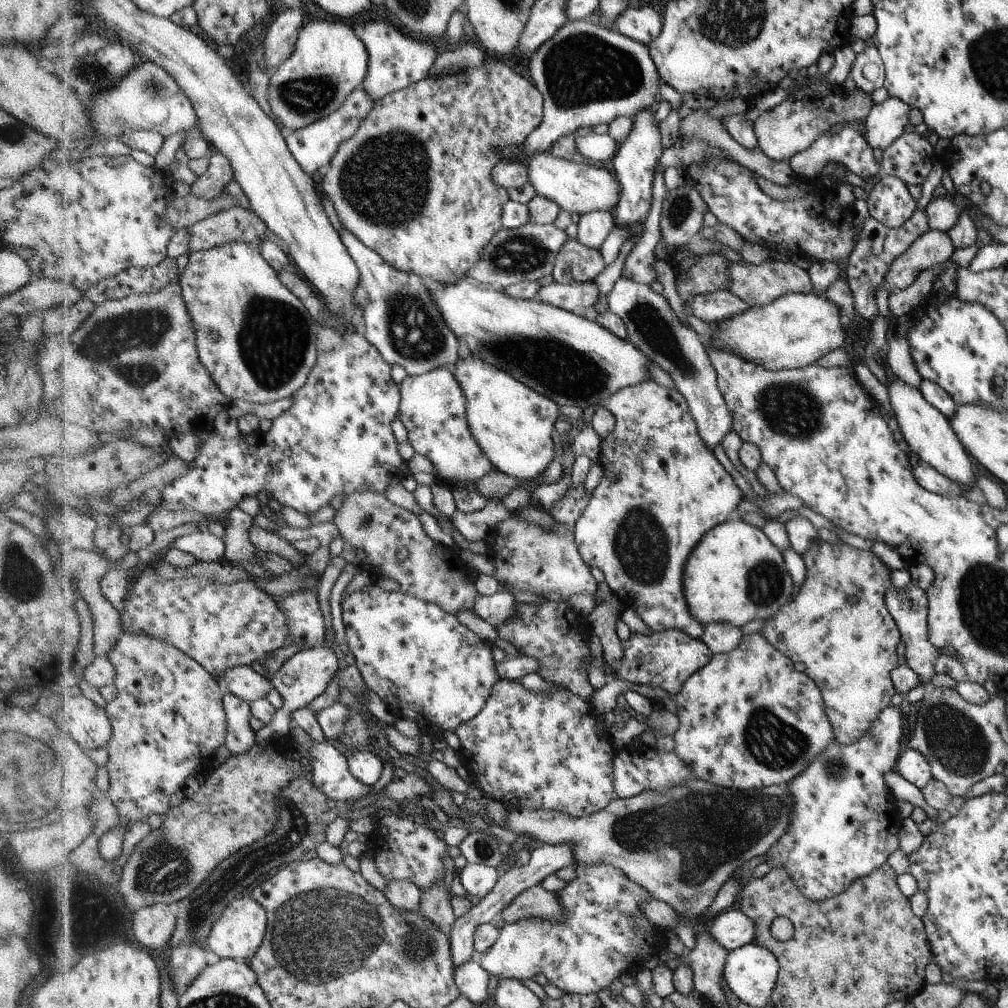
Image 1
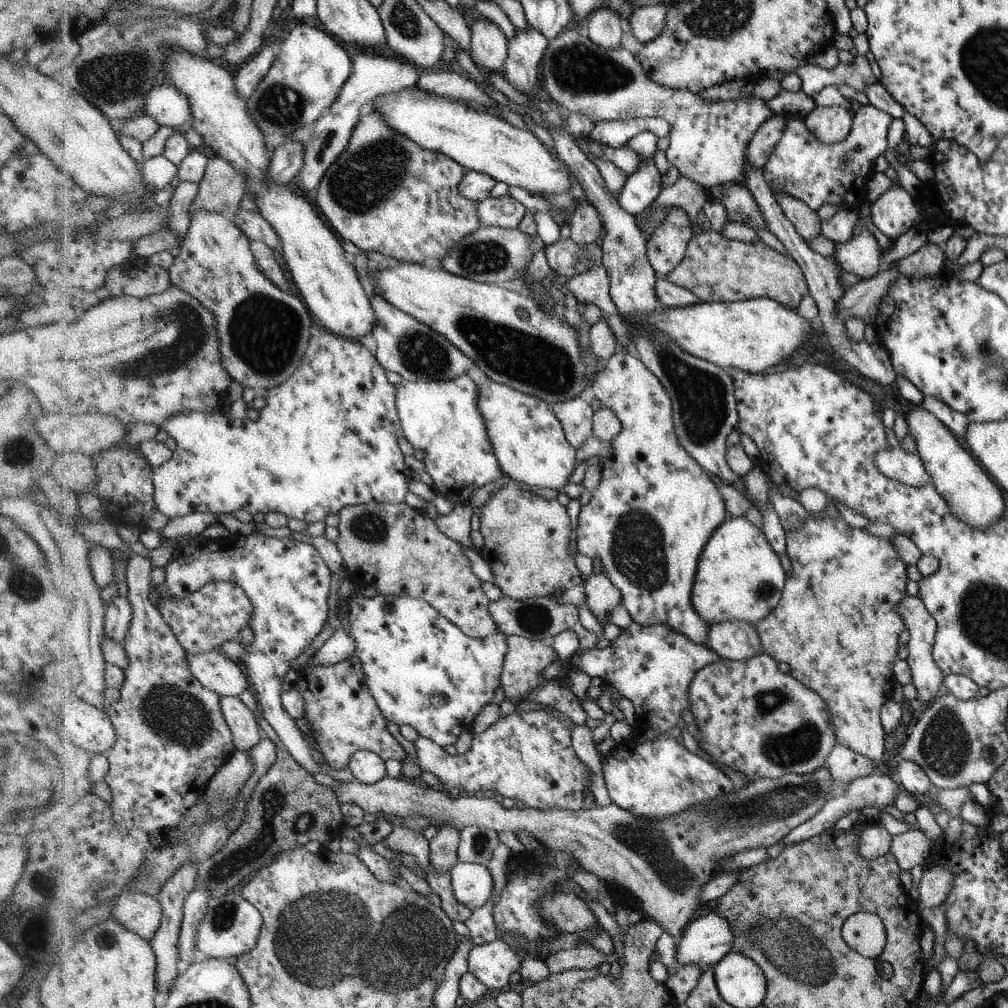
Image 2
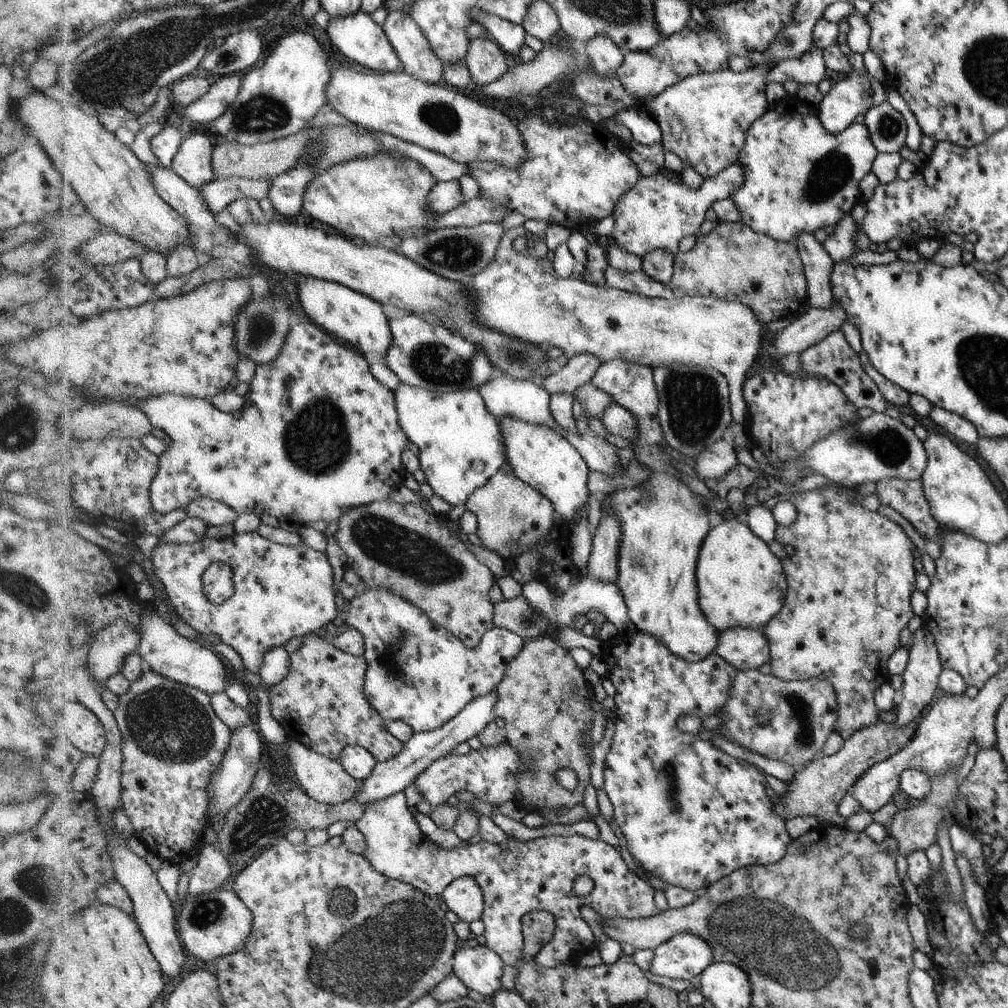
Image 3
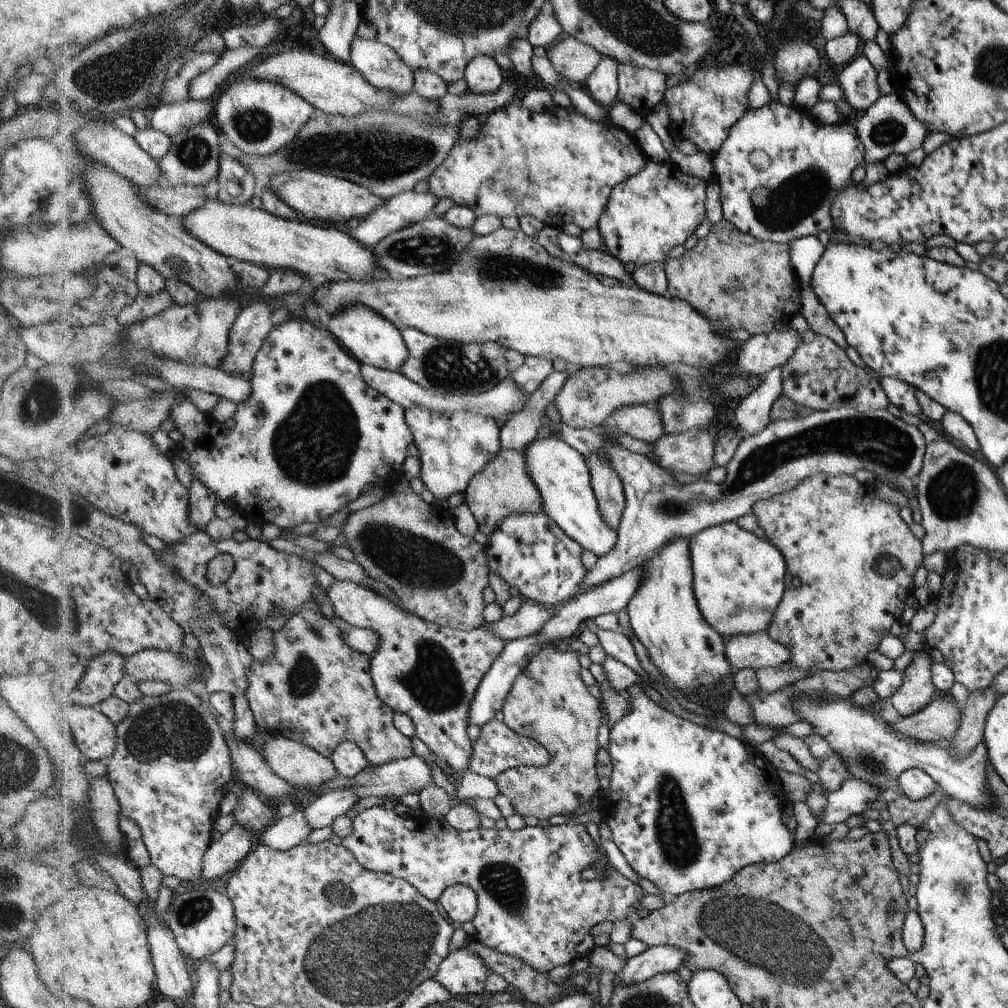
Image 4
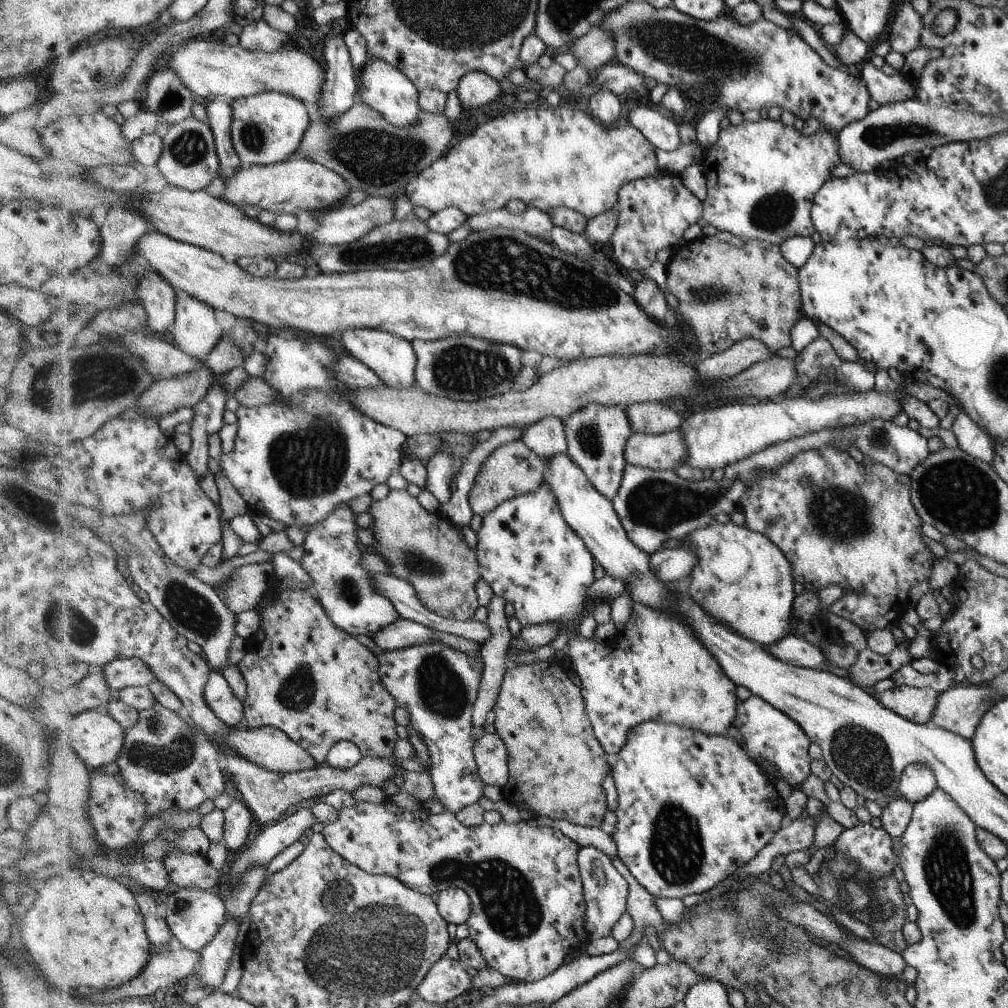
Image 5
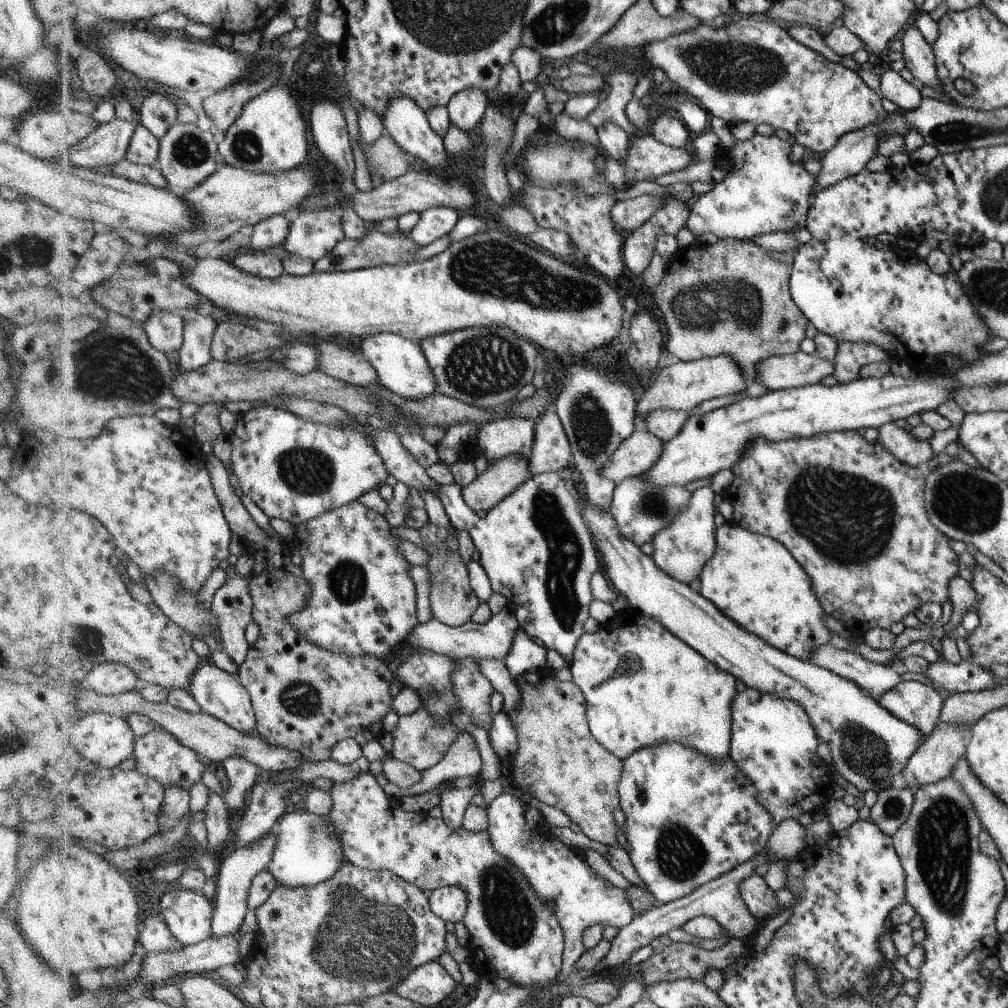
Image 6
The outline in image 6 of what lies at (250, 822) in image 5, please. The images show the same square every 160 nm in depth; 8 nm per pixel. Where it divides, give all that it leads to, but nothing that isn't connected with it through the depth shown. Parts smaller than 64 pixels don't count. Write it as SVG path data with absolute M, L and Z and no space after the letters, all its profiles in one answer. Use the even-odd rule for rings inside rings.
M232 757L223 763L230 786L224 798L229 808L236 813L242 812L248 804L248 794L252 792L258 780L258 765L245 757Z

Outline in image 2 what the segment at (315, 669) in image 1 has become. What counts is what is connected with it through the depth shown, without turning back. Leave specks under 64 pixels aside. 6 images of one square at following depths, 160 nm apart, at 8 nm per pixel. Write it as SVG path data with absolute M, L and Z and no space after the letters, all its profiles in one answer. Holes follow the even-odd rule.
M346 628L339 629L320 648L315 650L309 662L321 667L338 664L352 655L355 655L354 639L348 634Z

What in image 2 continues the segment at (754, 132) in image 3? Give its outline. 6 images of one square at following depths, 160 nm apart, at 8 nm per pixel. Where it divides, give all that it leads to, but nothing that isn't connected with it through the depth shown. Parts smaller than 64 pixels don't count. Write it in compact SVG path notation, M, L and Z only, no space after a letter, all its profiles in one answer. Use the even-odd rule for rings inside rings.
M872 104L862 105L854 112L853 129L850 134L842 142L835 145L824 145L811 133L811 130L808 130L808 126L804 124L805 118L791 116L787 122L787 129L783 132L783 137L775 146L775 152L771 154L770 161L763 168L765 179L772 190L774 187L780 187L788 194L802 199L802 202L805 202L816 212L822 204L826 203L839 205L840 208L849 210L858 210L864 203L862 192L864 192L866 180L870 178L870 172L874 168L874 160L887 152L887 136L890 133L892 121L894 118L888 112L876 108Z

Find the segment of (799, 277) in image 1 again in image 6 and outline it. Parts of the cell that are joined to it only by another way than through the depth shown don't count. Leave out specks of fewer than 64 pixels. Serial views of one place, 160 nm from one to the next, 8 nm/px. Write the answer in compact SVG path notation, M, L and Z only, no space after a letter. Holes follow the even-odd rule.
M735 238L718 239L714 244L697 243L694 247L678 249L672 256L668 272L652 290L662 311L668 342L666 351L682 361L698 361L720 355L731 356L742 368L747 382L755 380L760 362L768 357L791 355L800 351L808 321L791 294L790 278L795 255L768 250L754 241Z

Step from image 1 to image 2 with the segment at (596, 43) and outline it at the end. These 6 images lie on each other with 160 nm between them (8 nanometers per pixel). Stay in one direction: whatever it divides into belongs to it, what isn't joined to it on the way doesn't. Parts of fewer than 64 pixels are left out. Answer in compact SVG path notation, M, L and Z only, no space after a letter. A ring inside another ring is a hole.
M571 25L558 33L547 44L546 52L540 64L539 83L548 92L552 102L568 108L576 114L586 114L594 123L635 119L636 117L660 117L672 123L670 144L665 150L670 165L674 165L682 177L693 180L705 191L712 186L724 183L736 183L744 174L746 150L760 125L773 115L764 99L744 94L741 99L714 105L704 104L699 93L684 89L673 89L654 82L643 69L641 60L624 47L605 49L597 45L584 28Z

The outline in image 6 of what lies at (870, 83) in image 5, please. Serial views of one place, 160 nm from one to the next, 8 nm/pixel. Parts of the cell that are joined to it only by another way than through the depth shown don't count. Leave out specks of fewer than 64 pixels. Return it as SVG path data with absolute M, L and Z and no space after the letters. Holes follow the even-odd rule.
M890 68L880 77L880 92L899 106L901 110L909 111L918 108L922 97L917 83L908 83L899 72Z

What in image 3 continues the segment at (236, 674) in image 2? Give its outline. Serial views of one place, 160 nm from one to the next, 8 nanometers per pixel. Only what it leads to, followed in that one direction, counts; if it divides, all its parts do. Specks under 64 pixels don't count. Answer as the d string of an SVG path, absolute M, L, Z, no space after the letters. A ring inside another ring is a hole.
M155 609L148 614L144 612L144 634L139 653L144 658L145 665L159 672L177 683L196 687L214 696L216 693L226 693L230 683L228 682L228 666L219 654L210 650L208 646L188 640L182 636L170 622L166 622Z

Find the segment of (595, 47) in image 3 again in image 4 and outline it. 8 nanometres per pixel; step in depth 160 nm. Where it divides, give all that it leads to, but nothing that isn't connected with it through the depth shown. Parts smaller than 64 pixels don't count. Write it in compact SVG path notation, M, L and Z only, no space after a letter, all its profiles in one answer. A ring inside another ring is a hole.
M610 57L600 59L598 66L585 80L586 92L603 106L611 105L618 100L619 82L617 80L620 62ZM613 102L613 103L612 103Z

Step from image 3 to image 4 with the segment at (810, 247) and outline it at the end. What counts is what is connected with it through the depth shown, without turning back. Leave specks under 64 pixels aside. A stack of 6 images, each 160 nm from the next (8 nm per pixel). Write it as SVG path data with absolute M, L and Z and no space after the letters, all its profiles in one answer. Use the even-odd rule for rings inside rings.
M810 280L810 285L802 285L802 309L800 310L800 312L802 312L803 317L808 321L810 330L813 335L827 336L828 338L831 338L834 342L836 342L836 344L838 344L838 346L840 346L840 348L843 348L844 350L849 346L849 344L847 343L847 340L845 339L844 333L842 332L842 330L840 330L840 327L836 324L836 322L832 320L831 314L827 311L827 308L820 302L819 296L814 292L813 286L811 285L811 280Z

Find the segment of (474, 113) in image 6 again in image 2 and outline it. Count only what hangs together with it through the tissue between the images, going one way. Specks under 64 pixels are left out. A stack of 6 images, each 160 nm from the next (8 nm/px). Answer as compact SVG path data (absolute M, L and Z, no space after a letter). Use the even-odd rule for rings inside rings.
M475 17L471 27L471 58L479 68L501 73L510 47L509 38L490 19Z

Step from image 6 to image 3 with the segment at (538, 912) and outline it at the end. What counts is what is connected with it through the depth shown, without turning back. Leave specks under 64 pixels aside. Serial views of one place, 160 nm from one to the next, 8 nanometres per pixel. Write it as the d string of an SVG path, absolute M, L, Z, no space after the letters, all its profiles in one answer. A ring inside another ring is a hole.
M399 792L380 801L366 804L364 816L355 821L355 826L364 835L367 847L363 856L375 867L380 874L388 878L411 884L425 895L440 897L447 885L456 877L464 875L473 876L483 889L483 916L481 919L485 924L486 946L491 947L500 955L504 964L514 967L520 966L523 960L523 938L520 918L524 914L534 911L549 912L555 918L555 932L553 938L534 956L534 960L541 967L557 967L564 963L570 956L581 956L590 951L594 942L594 936L590 932L590 926L582 920L580 906L590 906L602 918L624 918L636 920L636 918L648 918L659 914L660 908L654 902L655 890L642 878L628 870L621 852L602 842L602 840L590 840L582 835L572 836L546 836L533 842L520 842L512 837L504 839L500 844L493 844L478 839L476 842L464 843L459 848L450 851L437 846L431 840L421 839L421 829L406 805L405 792ZM584 874L594 881L594 888L588 896L577 896L572 891L574 880Z

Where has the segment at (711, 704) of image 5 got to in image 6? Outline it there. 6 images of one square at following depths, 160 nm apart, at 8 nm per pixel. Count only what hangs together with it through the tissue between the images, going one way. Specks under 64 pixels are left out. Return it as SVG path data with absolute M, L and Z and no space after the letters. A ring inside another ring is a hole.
M624 608L597 632L584 634L568 662L573 681L586 698L587 722L596 740L620 760L662 741L679 742L705 754L710 760L728 756L731 737L731 706L736 677L710 664L694 647L672 634L660 621Z

